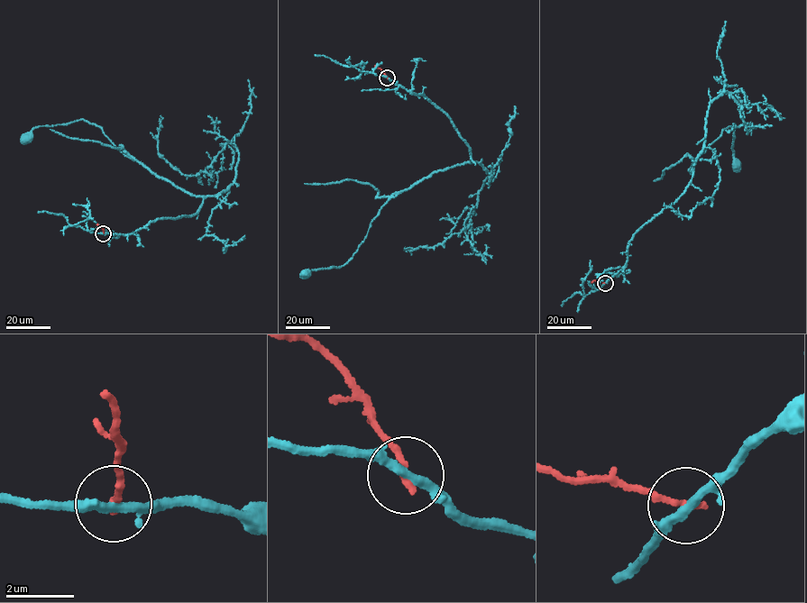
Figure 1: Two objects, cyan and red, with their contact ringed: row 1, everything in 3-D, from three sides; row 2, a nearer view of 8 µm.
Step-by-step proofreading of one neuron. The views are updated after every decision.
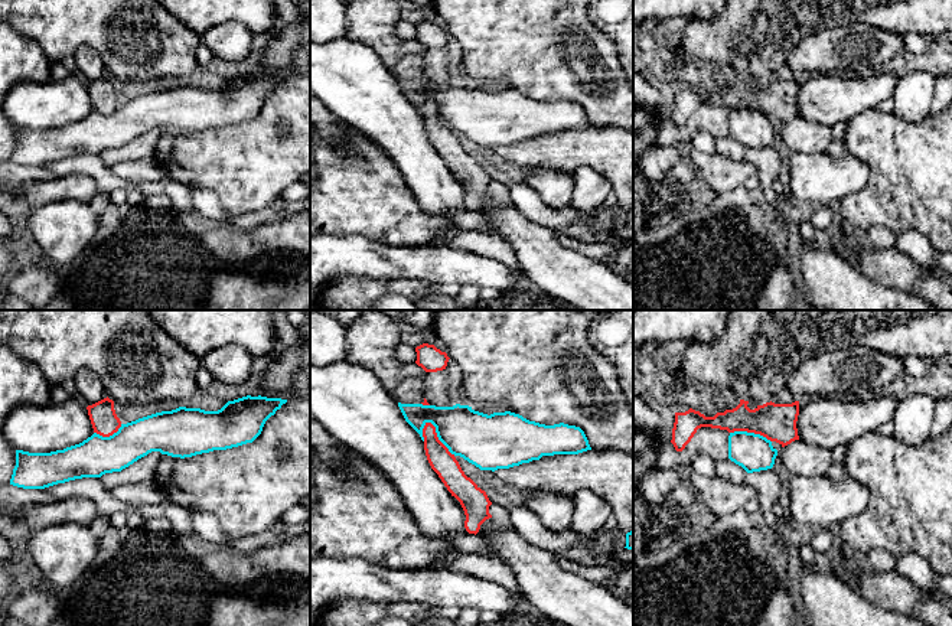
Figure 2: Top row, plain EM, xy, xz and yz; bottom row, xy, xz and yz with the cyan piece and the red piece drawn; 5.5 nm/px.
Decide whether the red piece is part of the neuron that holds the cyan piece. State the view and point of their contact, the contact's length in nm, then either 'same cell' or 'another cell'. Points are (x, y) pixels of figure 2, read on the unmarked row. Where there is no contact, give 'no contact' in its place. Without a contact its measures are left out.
contact xz (437, 113); length 260 nm; another cell

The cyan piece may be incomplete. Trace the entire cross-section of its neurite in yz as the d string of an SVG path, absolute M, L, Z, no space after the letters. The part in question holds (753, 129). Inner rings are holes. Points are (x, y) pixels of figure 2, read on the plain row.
M734 108L728 113L728 136L747 150L772 146L777 127L766 114L747 108Z

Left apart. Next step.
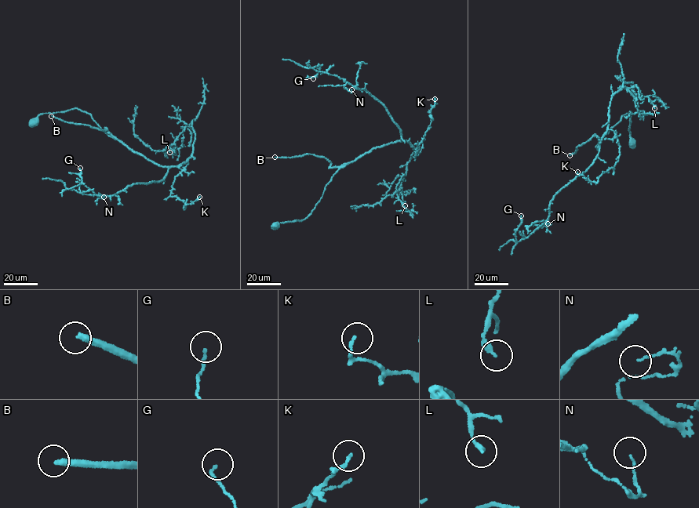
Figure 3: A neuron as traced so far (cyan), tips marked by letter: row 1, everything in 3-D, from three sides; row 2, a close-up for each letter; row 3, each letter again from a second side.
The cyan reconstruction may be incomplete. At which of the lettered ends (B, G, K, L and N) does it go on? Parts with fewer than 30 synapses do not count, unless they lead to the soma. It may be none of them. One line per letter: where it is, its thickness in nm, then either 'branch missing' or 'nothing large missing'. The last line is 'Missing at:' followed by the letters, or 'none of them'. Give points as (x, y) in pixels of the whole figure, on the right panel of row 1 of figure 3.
B: place (569, 155); calibre 260 nm; branch missing
G: place (521, 215); calibre 120 nm; nothing large missing
K: place (577, 172); calibre 140 nm; nothing large missing
L: place (654, 108); calibre 240 nm; nothing large missing
N: place (547, 223); calibre 80 nm; nothing large missing
Missing at: B

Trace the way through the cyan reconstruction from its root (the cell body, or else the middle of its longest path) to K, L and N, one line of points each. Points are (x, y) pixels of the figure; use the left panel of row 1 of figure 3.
K: (34, 124), (43, 114), (85, 111), (107, 134), (158, 165), (187, 161), (170, 196), (184, 208), (199, 197)
L: (34, 124), (40, 114), (78, 108), (128, 148), (171, 167), (191, 157), (195, 133), (190, 126), (169, 152)
N: (34, 124), (40, 114), (78, 108), (107, 135), (167, 168), (162, 180), (97, 195), (103, 197)

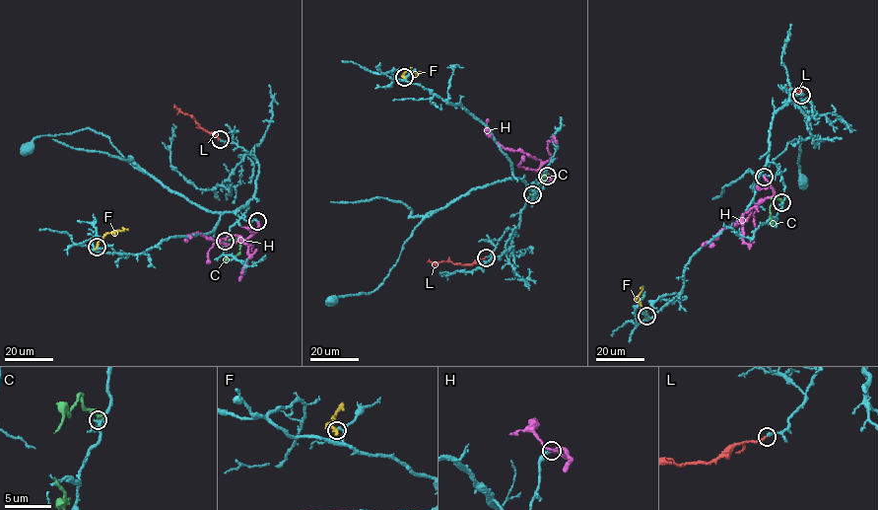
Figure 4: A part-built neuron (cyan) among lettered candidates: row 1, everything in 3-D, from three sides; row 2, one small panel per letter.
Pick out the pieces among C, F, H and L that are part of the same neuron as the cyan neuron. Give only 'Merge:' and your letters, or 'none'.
Merge: L

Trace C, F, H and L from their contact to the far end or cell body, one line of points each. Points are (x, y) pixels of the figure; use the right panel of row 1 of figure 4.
C: (781, 202), (777, 195), (770, 206), (775, 223)
F: (646, 316), (636, 299), (641, 288)
H: (764, 177), (771, 184), (772, 196), (753, 207), (744, 220), (723, 229), (702, 245)
L: (801, 95), (801, 92), (790, 88), (780, 89)

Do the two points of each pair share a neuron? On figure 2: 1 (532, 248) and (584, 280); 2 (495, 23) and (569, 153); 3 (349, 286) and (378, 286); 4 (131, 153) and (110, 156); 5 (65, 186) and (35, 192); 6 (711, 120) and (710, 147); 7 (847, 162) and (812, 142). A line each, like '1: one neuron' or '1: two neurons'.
1: one neuron
2: two neurons
3: one neuron
4: one neuron
5: one neuron
6: two neurons
7: two neurons

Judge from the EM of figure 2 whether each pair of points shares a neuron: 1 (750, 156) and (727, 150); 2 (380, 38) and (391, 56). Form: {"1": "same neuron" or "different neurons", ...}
{"1": "different neurons", "2": "same neuron"}

